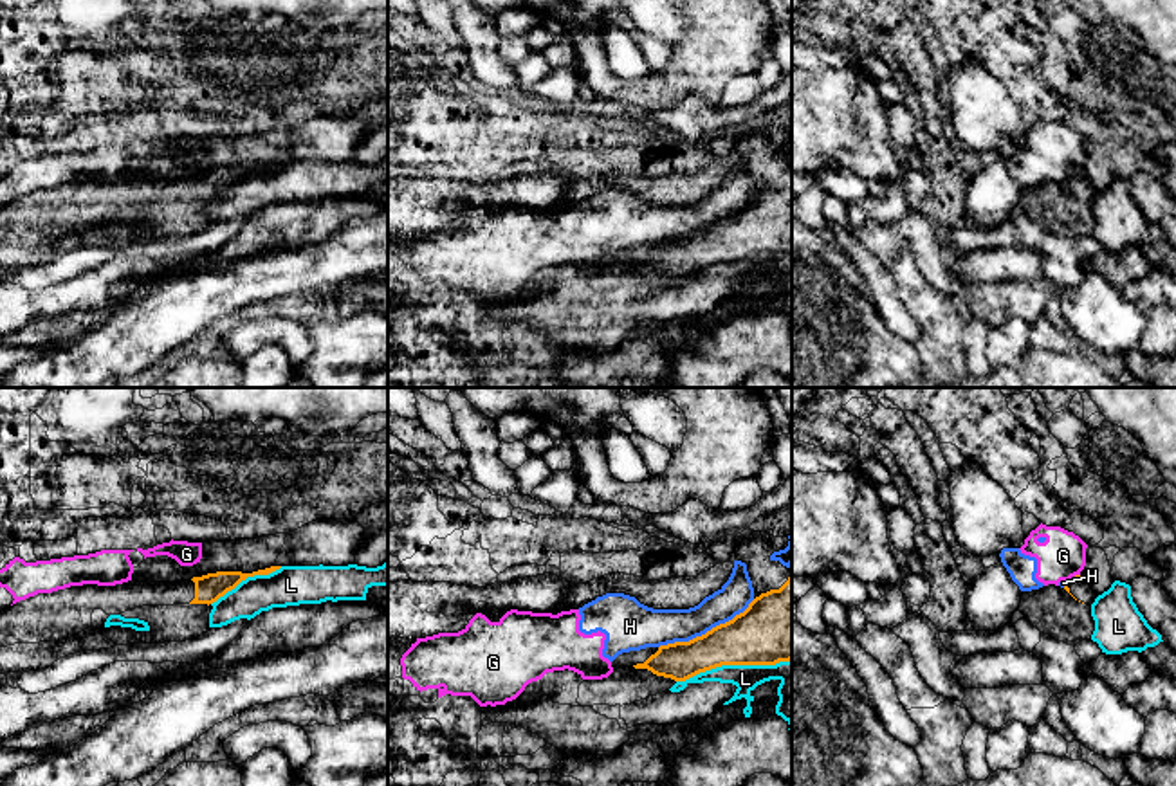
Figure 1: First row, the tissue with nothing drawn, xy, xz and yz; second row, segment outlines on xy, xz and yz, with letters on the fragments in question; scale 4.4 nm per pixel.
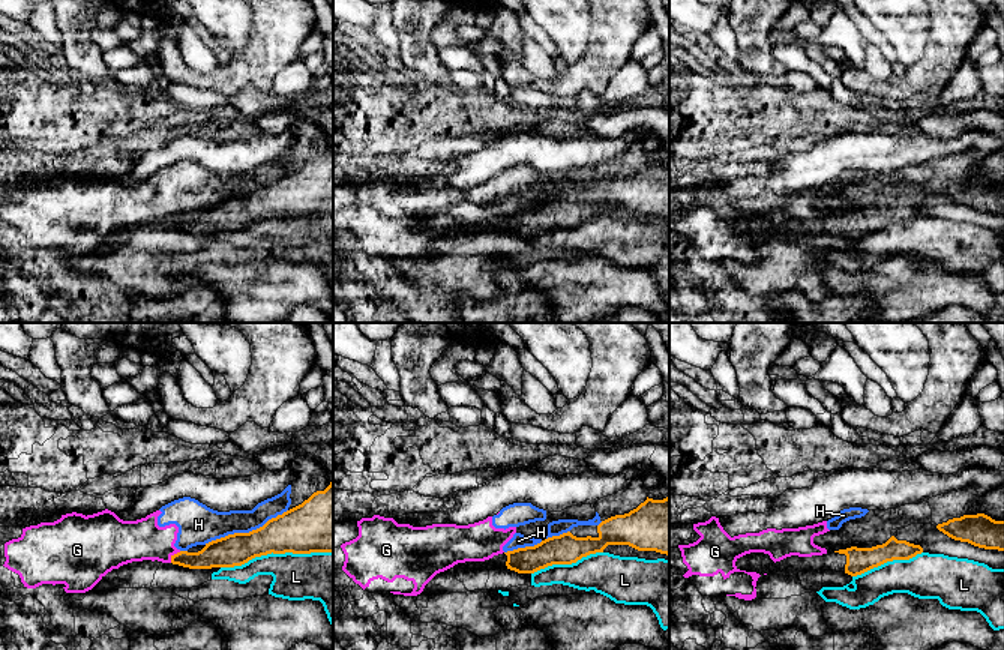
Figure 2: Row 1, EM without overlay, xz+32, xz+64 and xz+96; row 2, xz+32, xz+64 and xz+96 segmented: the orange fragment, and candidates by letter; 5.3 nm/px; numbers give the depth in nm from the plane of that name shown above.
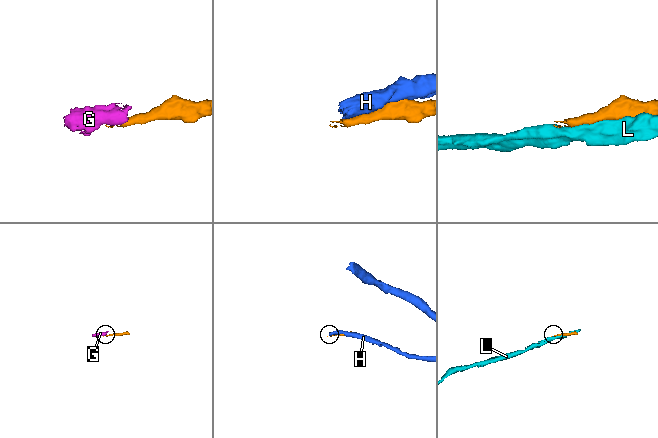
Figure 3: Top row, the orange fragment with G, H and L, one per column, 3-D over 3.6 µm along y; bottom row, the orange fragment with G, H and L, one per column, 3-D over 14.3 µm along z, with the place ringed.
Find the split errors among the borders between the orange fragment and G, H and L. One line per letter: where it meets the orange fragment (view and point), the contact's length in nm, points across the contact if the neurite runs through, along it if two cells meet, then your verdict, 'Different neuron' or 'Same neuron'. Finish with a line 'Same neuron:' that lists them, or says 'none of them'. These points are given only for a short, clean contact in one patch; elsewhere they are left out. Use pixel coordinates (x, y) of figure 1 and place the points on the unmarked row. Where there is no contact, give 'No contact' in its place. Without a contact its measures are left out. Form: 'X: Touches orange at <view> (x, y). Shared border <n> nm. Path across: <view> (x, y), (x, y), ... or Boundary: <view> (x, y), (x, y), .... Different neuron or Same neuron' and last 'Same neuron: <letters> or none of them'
G: Touches orange at yz (1075, 172). Shared border 30 nm. Boundary: yz (1079, 170), (1074, 172). Different neuron
H: Touches orange at xz (707, 228). Shared border 480 nm. Different neuron
L: Touches orange at xz (733, 260). Shared border 500 nm. Different neuron
Same neuron: none of them

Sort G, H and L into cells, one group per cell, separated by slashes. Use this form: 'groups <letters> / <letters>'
groups G H / L

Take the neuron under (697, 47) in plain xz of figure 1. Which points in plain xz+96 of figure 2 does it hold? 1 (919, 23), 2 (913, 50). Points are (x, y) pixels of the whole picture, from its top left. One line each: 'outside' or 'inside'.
1: outside
2: outside

